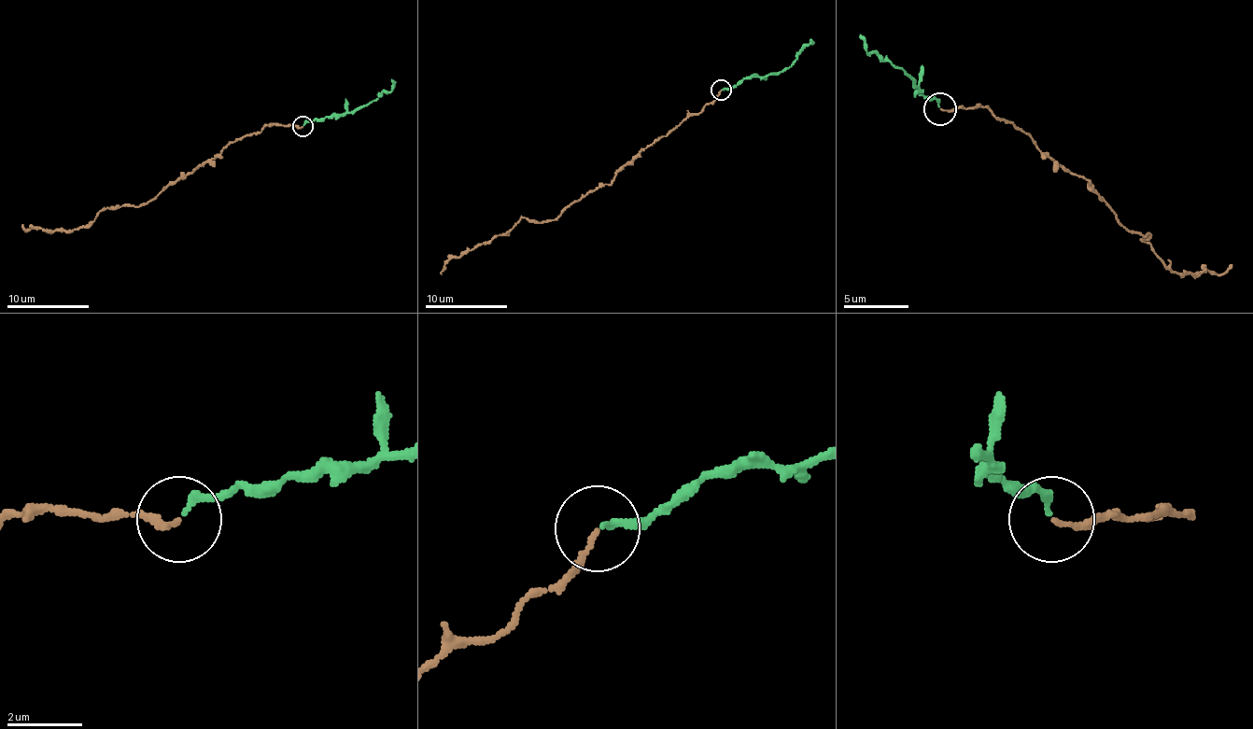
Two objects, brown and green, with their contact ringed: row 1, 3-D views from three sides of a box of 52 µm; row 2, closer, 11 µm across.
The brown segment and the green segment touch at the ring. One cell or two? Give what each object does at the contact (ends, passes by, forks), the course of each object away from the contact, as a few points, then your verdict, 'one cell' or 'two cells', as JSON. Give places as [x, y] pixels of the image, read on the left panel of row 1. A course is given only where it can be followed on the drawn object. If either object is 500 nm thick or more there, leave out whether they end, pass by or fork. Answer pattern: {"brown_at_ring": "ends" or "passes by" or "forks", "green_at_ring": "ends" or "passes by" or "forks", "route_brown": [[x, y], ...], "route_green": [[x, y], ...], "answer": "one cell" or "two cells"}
{"brown_at_ring": "ends", "green_at_ring": "ends", "route_brown": [[302, 127], [265, 125], [169, 182], [148, 203], [104, 208], [89, 225], [61, 231], [25, 231], [21, 225]], "route_green": [[303, 125], [327, 117], [355, 112], [392, 90], [392, 82]], "answer": "one cell"}

